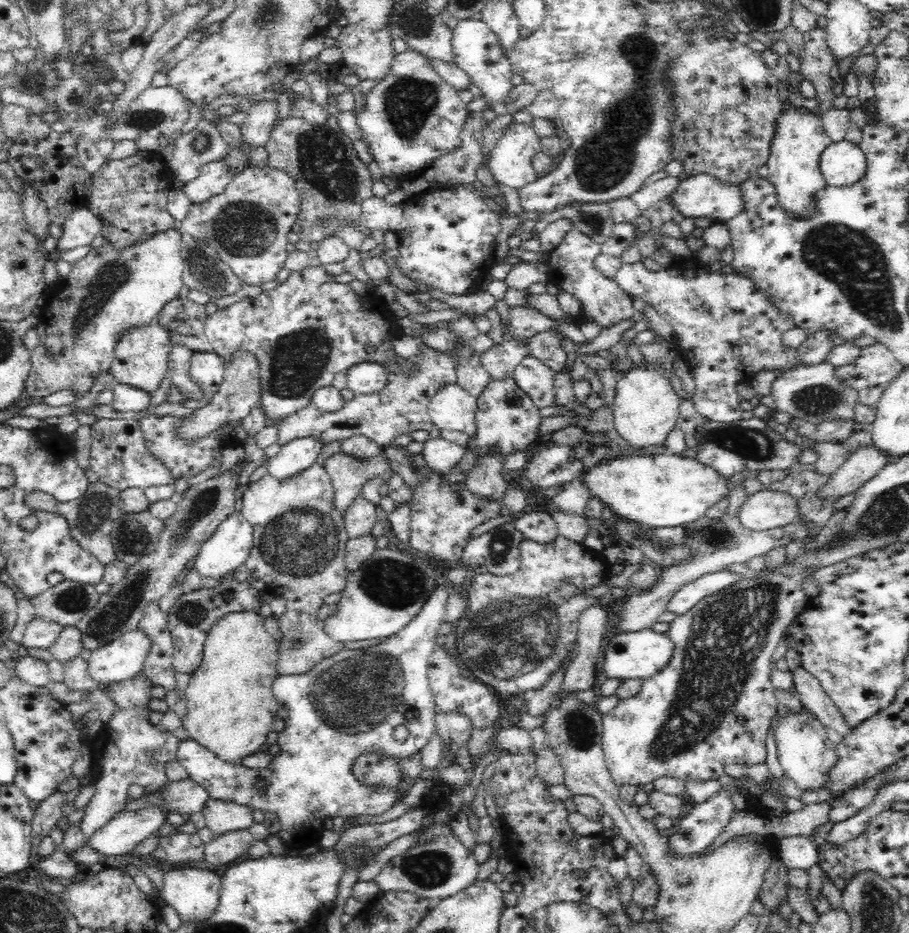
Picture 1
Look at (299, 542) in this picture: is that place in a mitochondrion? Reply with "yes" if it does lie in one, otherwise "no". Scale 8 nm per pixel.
yes

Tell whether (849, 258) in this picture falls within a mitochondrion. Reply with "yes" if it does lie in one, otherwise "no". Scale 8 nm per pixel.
yes

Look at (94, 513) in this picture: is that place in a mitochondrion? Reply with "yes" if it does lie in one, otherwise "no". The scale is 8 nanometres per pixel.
yes

